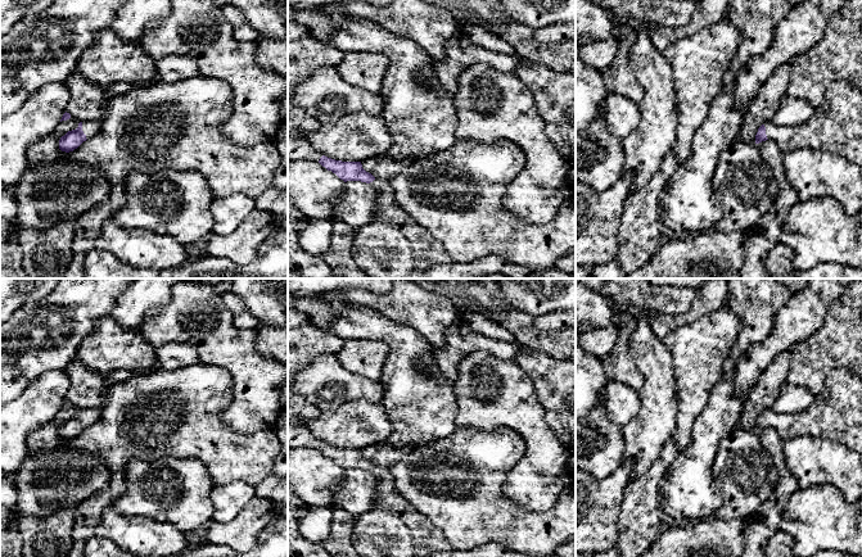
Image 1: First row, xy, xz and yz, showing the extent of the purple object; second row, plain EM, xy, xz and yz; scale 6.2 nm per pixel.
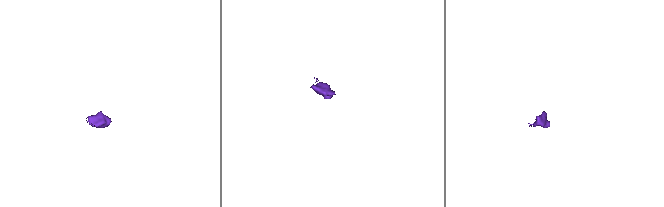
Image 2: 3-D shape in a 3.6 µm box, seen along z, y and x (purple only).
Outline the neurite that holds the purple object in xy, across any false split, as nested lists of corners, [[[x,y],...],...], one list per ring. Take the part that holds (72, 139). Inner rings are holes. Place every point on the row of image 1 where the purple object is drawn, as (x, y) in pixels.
[[[80,122],[76,130],[68,131],[59,140],[59,149],[69,153],[77,149],[84,141],[99,133],[101,123],[99,122]]]

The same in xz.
[[[310,35],[295,41],[288,41],[288,159],[290,162],[317,160],[344,182],[366,182],[376,193],[379,199],[374,218],[370,223],[356,228],[351,250],[355,263],[369,278],[424,278],[430,266],[452,261],[443,245],[396,203],[396,195],[389,181],[375,178],[362,168],[361,162],[335,160],[317,153],[304,139],[304,135],[319,128],[321,123],[292,103],[294,90],[299,83],[320,68],[337,69],[344,54],[335,46]]]

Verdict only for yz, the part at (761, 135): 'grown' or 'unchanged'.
grown

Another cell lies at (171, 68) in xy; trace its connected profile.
[[[167,55],[155,60],[155,69],[161,81],[173,83],[199,76],[198,64],[188,56]]]

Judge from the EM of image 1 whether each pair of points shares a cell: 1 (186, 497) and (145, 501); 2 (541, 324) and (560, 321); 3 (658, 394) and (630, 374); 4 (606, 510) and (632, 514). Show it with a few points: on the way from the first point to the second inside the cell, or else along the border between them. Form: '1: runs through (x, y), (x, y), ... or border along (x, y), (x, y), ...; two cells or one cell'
1: runs through (176, 501), (174, 498), (156, 498); one cell
2: runs through (546, 324), (555, 321); one cell
3: border along (631, 354), (644, 377), (644, 386), (639, 392); two cells
4: border along (627, 481), (619, 514), (619, 535), (615, 540); two cells

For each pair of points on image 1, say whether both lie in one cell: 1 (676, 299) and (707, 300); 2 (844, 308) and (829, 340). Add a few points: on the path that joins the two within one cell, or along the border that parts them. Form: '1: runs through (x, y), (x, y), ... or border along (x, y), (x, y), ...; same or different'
1: border along (696, 291), (695, 300), (685, 312), (667, 315); different
2: runs through (844, 316), (844, 325), (836, 333); same

